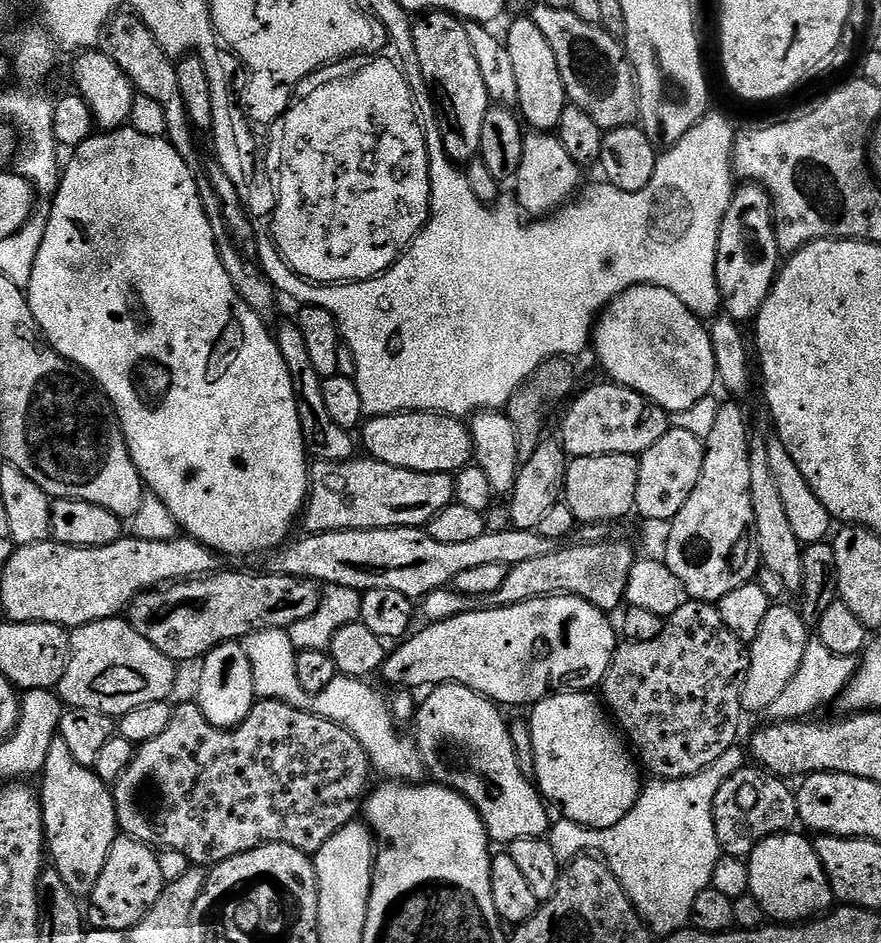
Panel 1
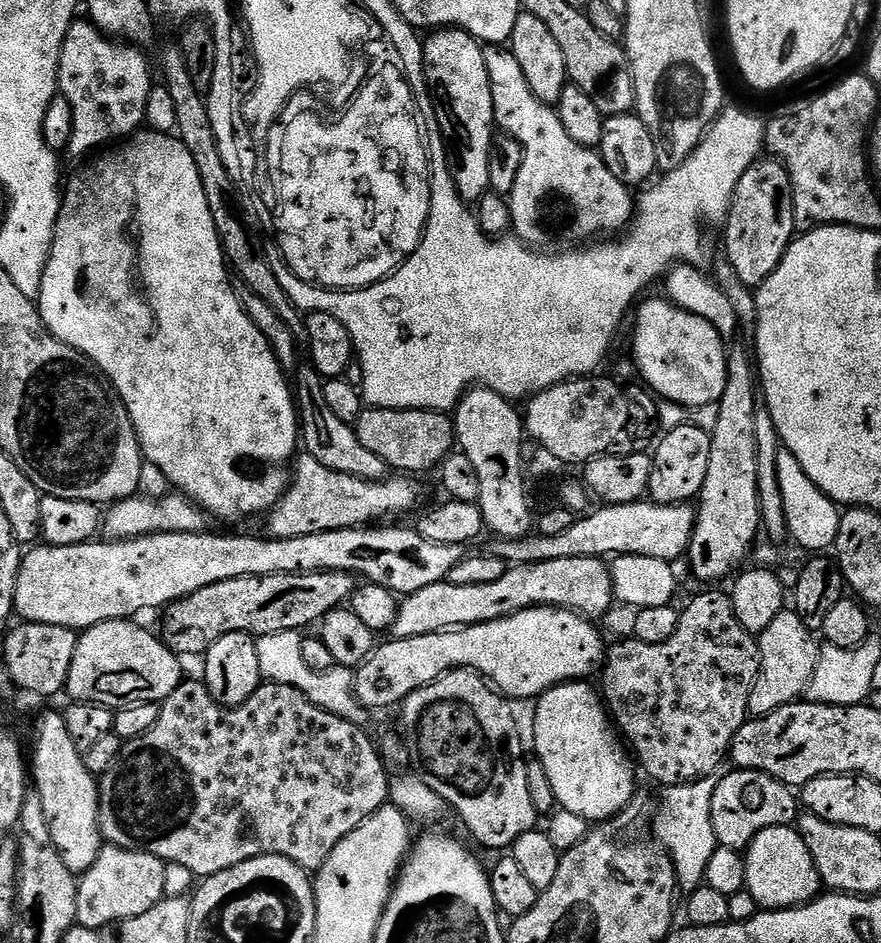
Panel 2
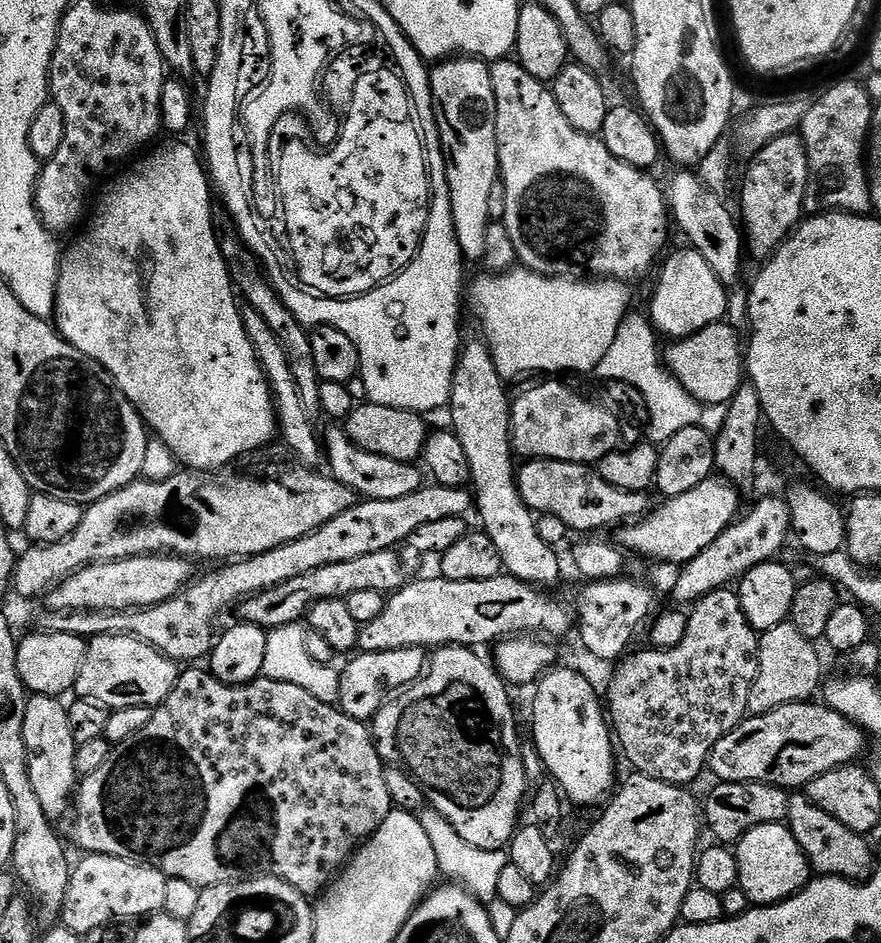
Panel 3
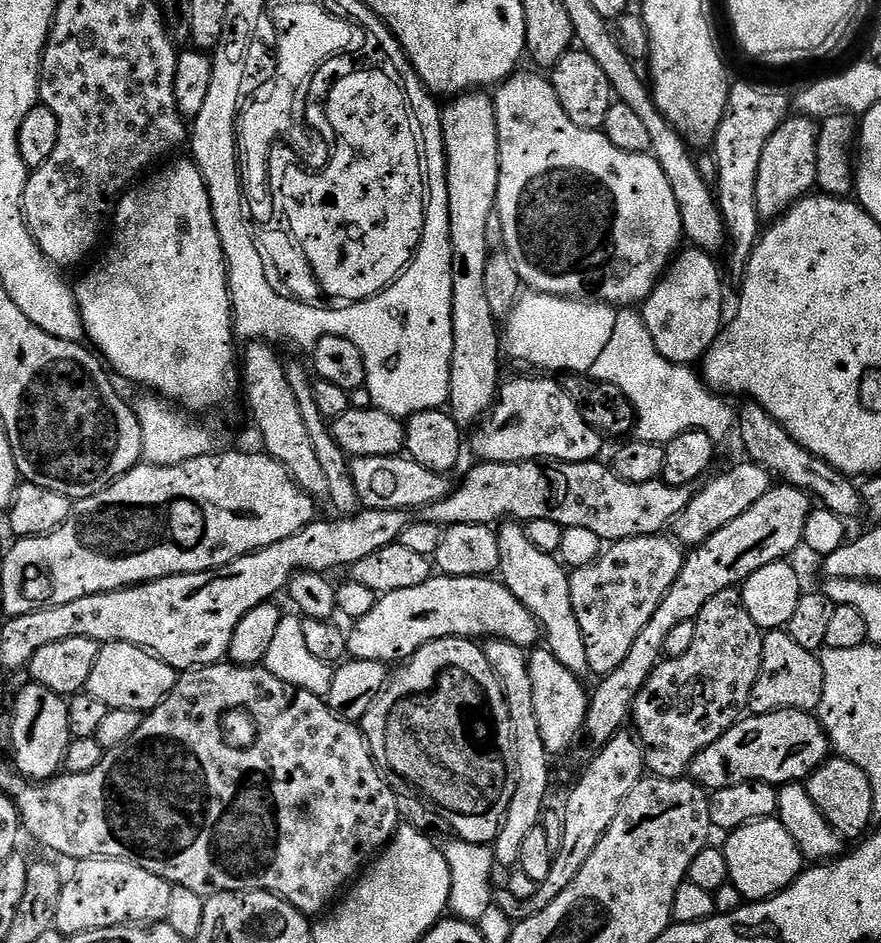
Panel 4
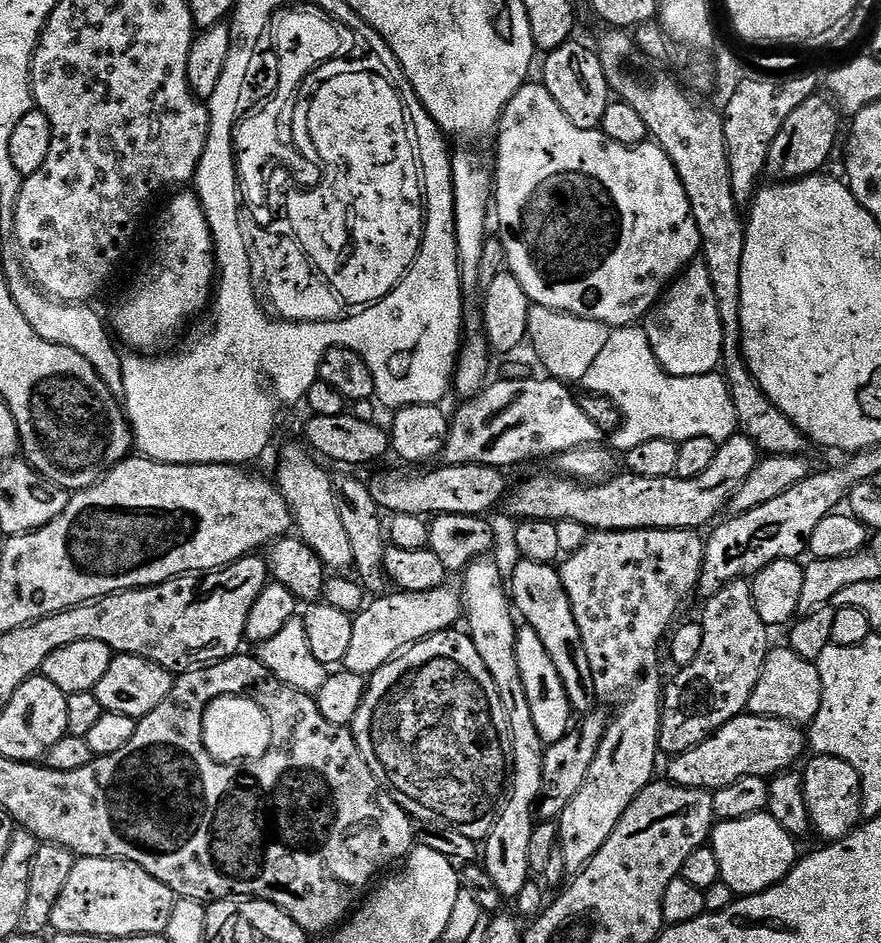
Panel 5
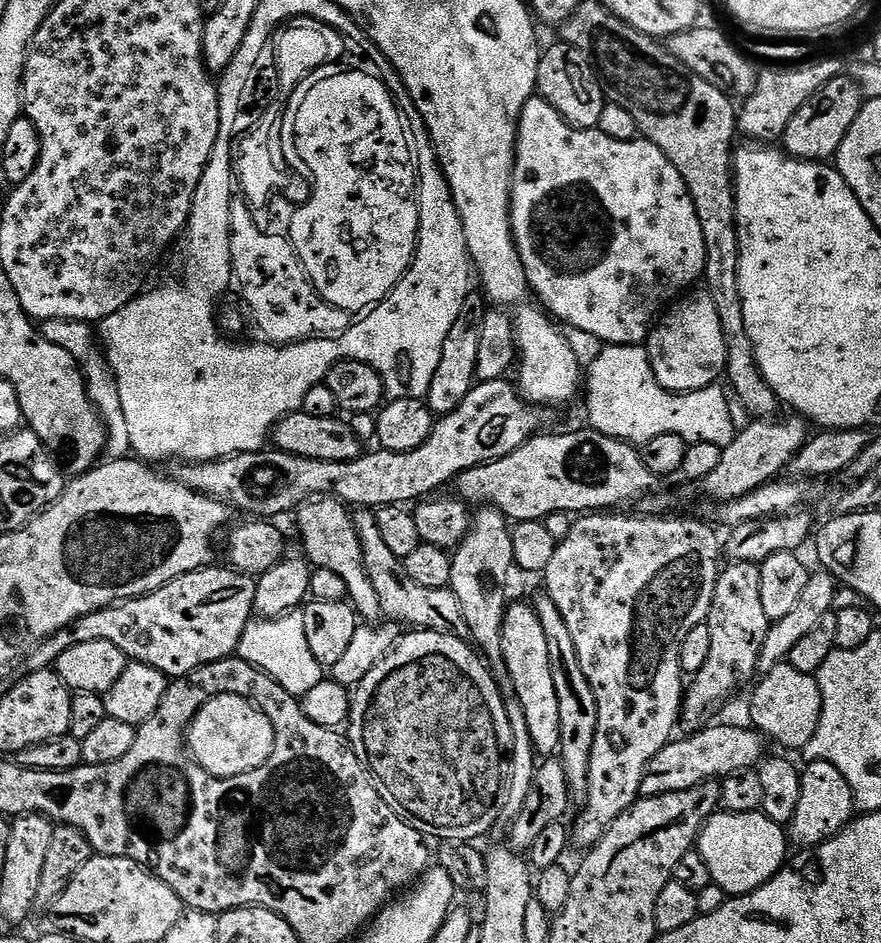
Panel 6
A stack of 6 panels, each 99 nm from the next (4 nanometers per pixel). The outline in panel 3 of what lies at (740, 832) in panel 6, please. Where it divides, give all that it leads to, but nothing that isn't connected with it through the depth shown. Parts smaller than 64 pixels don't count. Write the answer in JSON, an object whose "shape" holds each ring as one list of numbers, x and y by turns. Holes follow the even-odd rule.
{"shape":[[787,823,754,826,739,840,734,848,738,858,739,887,746,894,749,905,767,906,780,904,791,896,797,896,813,879,812,867,808,865,806,854,798,842,794,842,794,834]]}

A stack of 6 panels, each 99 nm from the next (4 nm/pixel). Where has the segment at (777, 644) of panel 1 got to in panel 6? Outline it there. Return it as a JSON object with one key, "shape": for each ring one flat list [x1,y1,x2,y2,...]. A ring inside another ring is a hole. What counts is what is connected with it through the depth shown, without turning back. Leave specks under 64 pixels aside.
{"shape":[[785,662,763,673,759,680,760,685,753,690,752,701,748,704,748,712,752,715,751,727,771,743,773,740,784,748,802,750,810,738,814,738,814,730,818,730,818,722,822,718,819,679,813,673,794,670,794,666]]}

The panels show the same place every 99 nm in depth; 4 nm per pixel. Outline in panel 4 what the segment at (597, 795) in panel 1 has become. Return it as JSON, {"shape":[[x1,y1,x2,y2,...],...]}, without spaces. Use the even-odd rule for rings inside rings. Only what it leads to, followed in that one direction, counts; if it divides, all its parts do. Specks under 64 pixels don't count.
{"shape":[[540,646,528,657,530,682,534,686,534,714,538,714,538,730,542,730,542,742,550,754,564,752,577,743,584,730,589,693,584,692,581,677,575,676,547,647]]}

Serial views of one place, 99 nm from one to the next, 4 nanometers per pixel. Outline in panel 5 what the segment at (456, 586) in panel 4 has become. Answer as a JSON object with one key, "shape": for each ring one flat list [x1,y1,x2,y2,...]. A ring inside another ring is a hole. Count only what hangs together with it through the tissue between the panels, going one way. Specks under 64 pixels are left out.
{"shape":[[445,586,425,592,392,590,377,595,373,604,372,601,365,603,355,613,352,622,354,634,350,637,350,647,346,649,343,671,367,678,419,640,455,629,459,625,456,623,462,620,462,596,459,591,451,592,450,588]]}

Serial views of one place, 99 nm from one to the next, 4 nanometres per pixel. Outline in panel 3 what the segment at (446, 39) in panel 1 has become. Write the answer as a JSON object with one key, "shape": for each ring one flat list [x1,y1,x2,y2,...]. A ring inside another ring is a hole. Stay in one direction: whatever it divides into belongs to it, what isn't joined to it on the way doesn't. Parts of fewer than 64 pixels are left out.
{"shape":[[459,55,439,61,430,73,433,113,440,131,440,149,444,151,454,234,465,261,480,262,486,254,490,190,500,180,492,70,485,61]]}

